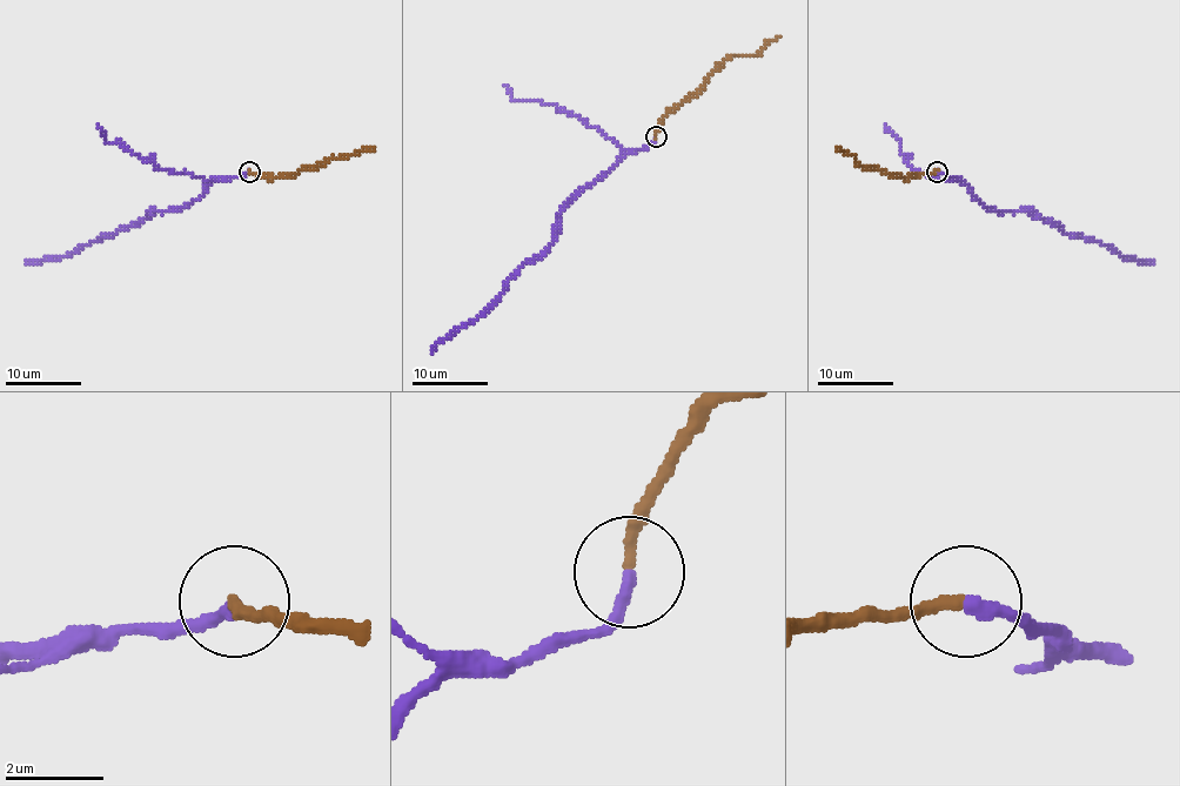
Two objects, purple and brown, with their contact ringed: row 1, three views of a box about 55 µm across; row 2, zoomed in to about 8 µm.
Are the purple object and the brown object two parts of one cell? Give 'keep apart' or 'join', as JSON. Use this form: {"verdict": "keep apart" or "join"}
{"verdict": "join"}

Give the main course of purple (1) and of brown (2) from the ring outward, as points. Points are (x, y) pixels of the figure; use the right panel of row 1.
1: (937, 173), (958, 177), (990, 208), (1032, 212), (1066, 233), (1100, 241), (1122, 257), (1153, 263)
2: (936, 173), (892, 176), (865, 168), (855, 155), (837, 149)

